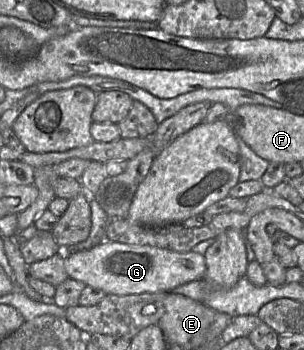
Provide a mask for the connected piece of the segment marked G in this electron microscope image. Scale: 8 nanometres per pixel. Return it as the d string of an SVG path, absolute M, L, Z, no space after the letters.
M103 241L91 249L69 253L64 258L64 266L71 279L115 295L172 292L178 286L203 279L206 272L204 255L193 251L180 253L149 245L112 241Z

